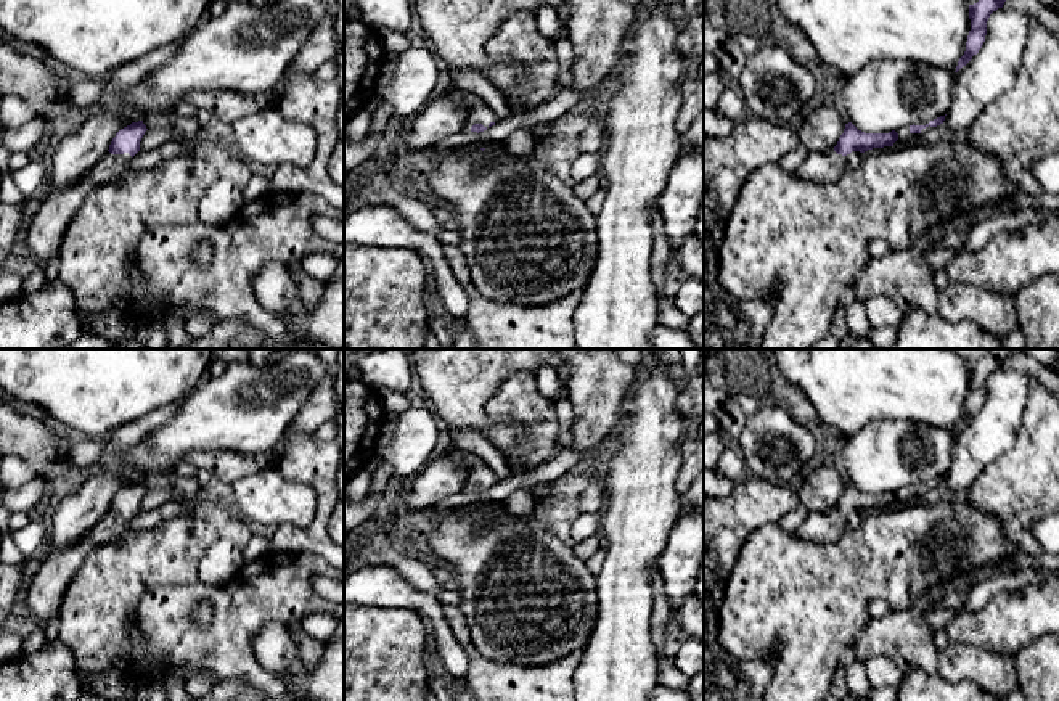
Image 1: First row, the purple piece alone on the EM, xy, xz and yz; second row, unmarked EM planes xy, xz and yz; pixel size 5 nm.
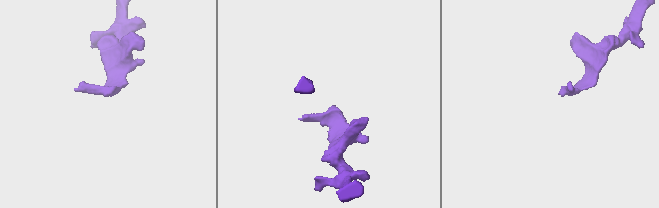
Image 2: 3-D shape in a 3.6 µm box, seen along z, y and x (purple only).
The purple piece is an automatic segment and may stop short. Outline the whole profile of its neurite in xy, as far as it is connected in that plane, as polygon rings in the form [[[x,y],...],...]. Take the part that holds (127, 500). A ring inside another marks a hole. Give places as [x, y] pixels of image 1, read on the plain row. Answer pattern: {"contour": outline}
{"contour": [[[143,481],[121,489],[106,514],[76,545],[48,555],[32,574],[26,590],[27,613],[48,621],[58,617],[64,592],[87,555],[96,548],[122,539],[132,518],[140,511],[146,492]]]}

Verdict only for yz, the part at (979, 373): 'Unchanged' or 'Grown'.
Unchanged

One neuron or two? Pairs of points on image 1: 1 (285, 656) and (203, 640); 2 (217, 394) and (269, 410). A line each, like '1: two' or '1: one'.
1: two
2: one

